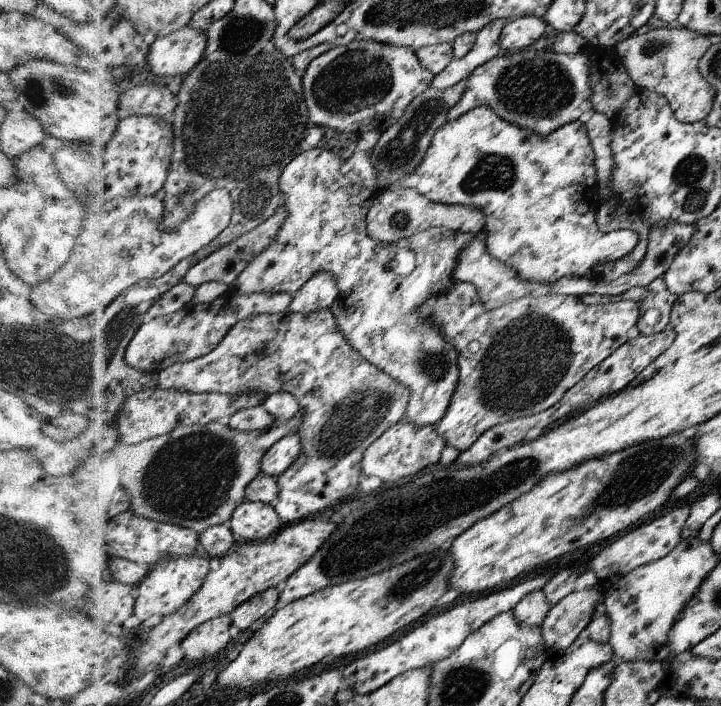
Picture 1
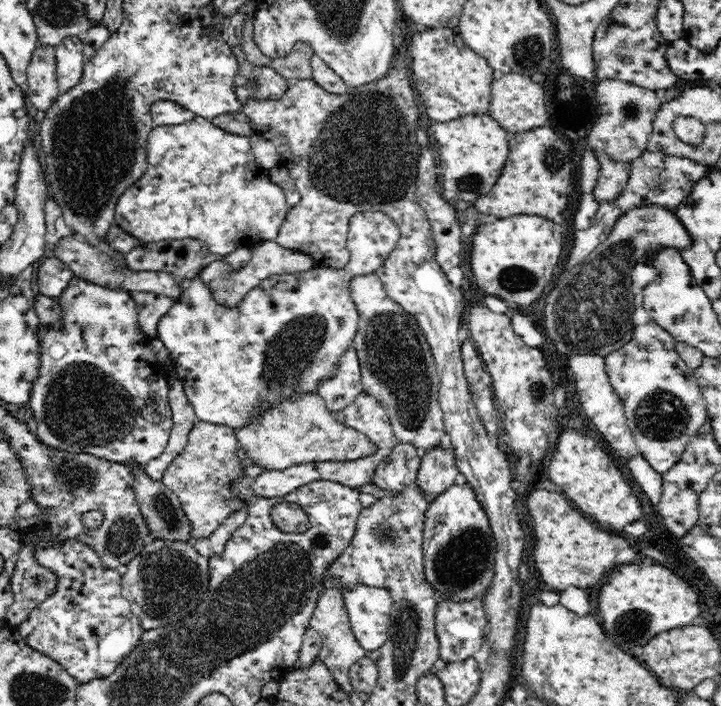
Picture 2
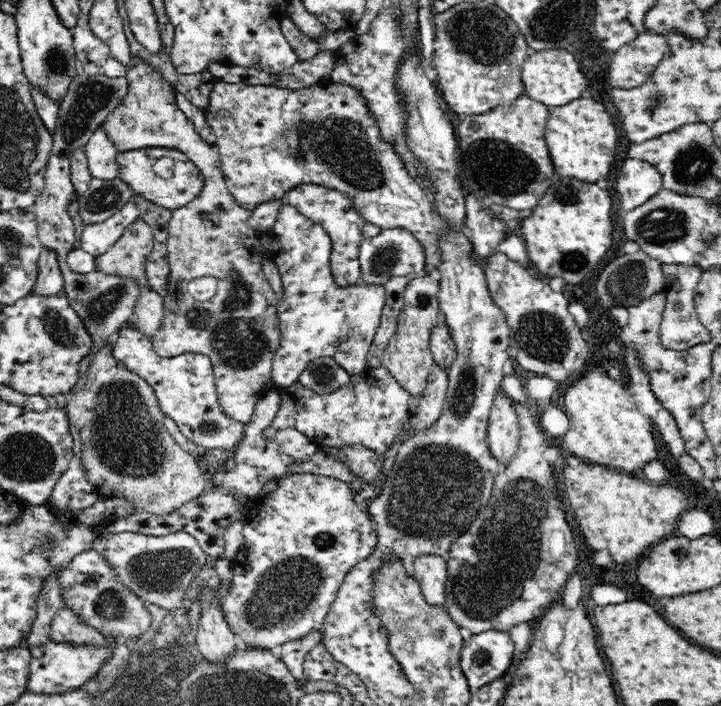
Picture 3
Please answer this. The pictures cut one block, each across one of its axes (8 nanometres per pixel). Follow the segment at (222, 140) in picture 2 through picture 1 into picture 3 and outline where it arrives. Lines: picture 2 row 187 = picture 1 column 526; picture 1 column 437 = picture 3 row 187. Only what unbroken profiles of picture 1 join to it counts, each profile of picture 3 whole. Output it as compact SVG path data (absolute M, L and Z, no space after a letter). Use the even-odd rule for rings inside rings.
M142 147L124 152L117 151L116 162L118 177L128 183L134 193L140 193L141 198L164 206L172 212L192 202L204 186L200 169L183 152L176 149Z

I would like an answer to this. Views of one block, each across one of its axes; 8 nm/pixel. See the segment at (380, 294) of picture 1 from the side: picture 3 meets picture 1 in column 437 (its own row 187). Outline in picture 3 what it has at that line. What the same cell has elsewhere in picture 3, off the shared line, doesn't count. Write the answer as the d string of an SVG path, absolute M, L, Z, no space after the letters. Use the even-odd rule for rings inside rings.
M328 78L326 81L320 81L313 86L302 88L302 90L292 90L289 88L280 87L278 85L248 85L248 84L229 84L228 82L219 81L217 86L211 93L211 104L204 109L206 113L206 121L213 129L216 136L216 143L219 154L219 161L221 171L228 190L233 194L233 198L237 204L240 204L243 209L248 212L256 210L260 204L272 203L273 201L285 200L288 192L292 188L300 185L317 185L326 189L332 189L343 192L345 196L348 196L348 200L352 201L352 207L356 209L358 215L366 223L374 224L381 229L387 229L392 227L404 227L410 229L416 239L420 240L420 243L424 244L424 253L426 253L426 274L437 268L439 265L439 248L436 247L436 240L444 233L444 222L440 218L436 207L429 198L428 193L422 189L424 186L420 185L412 175L410 170L406 169L404 161L400 159L400 155L394 151L394 145L387 142L380 133L380 128L376 119L372 117L372 113L368 109L367 101L359 91L359 88L352 85L333 84L332 78Z

